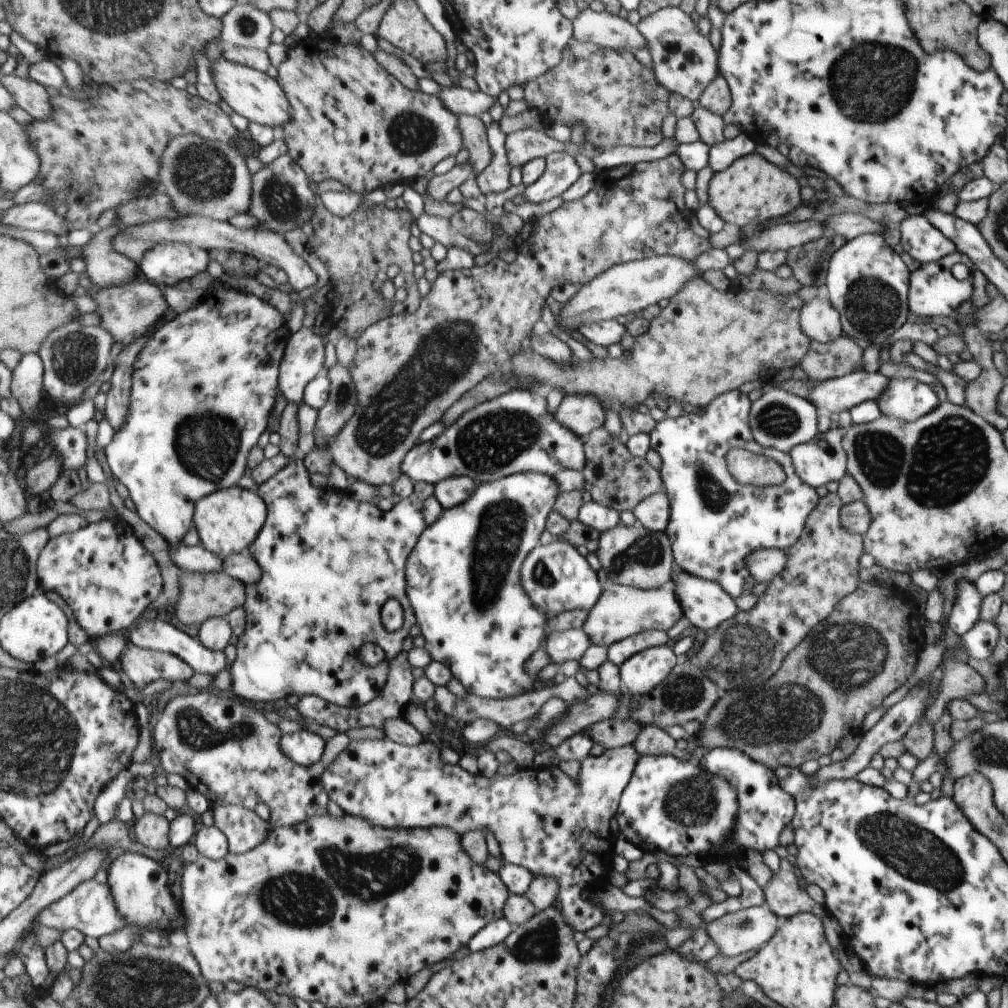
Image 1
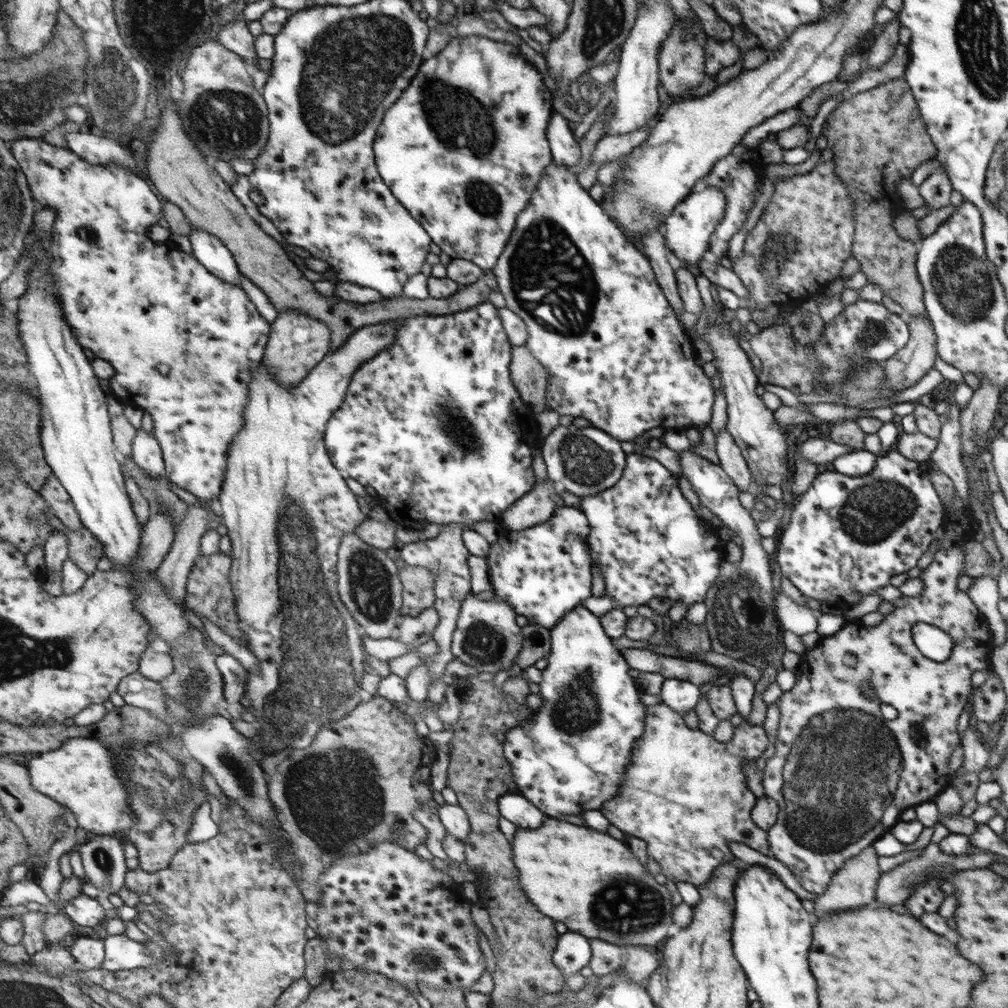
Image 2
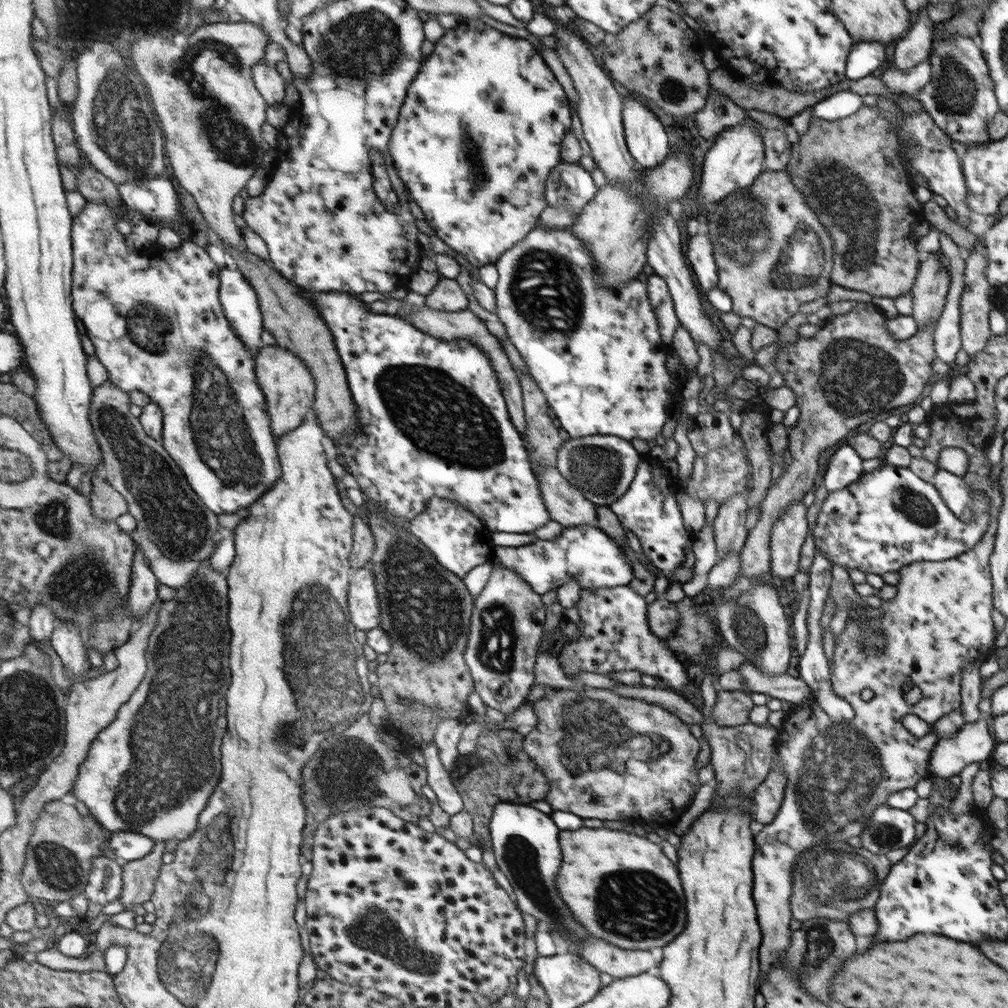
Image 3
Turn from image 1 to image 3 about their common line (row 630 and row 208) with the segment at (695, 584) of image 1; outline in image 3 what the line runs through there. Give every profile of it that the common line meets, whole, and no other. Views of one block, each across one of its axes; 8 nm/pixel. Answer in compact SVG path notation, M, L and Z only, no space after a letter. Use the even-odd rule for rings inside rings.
M737 124L731 129L722 131L710 145L705 154L700 183L700 206L707 212L712 212L716 203L722 202L727 195L735 190L746 189L754 184L764 171L764 142L762 129L750 125Z

